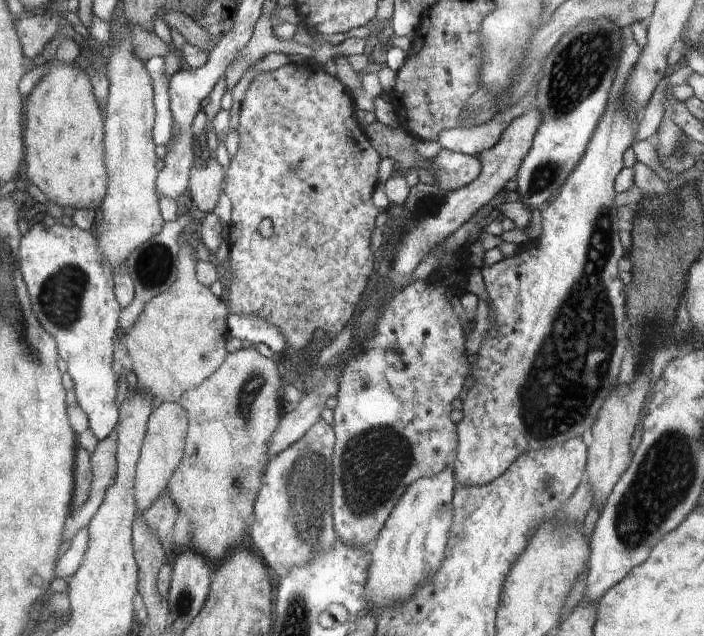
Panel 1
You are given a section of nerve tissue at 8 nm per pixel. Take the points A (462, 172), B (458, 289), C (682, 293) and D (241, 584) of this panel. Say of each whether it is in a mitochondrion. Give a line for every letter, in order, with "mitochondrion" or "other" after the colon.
A: other
B: other
C: other
D: other

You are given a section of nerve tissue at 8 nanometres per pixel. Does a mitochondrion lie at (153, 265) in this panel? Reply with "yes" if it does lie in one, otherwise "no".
yes

